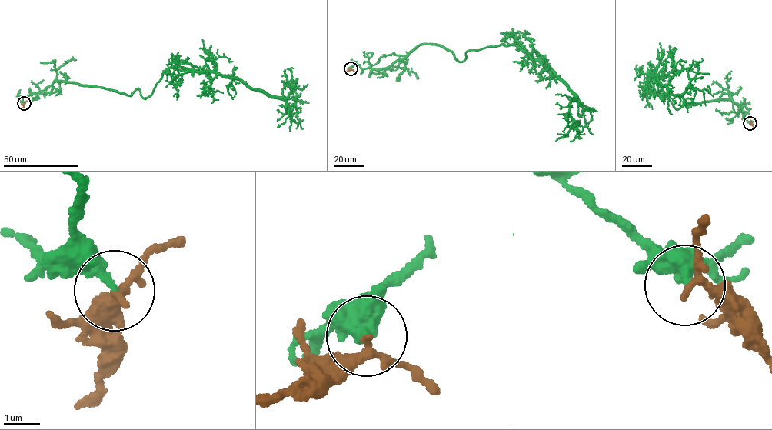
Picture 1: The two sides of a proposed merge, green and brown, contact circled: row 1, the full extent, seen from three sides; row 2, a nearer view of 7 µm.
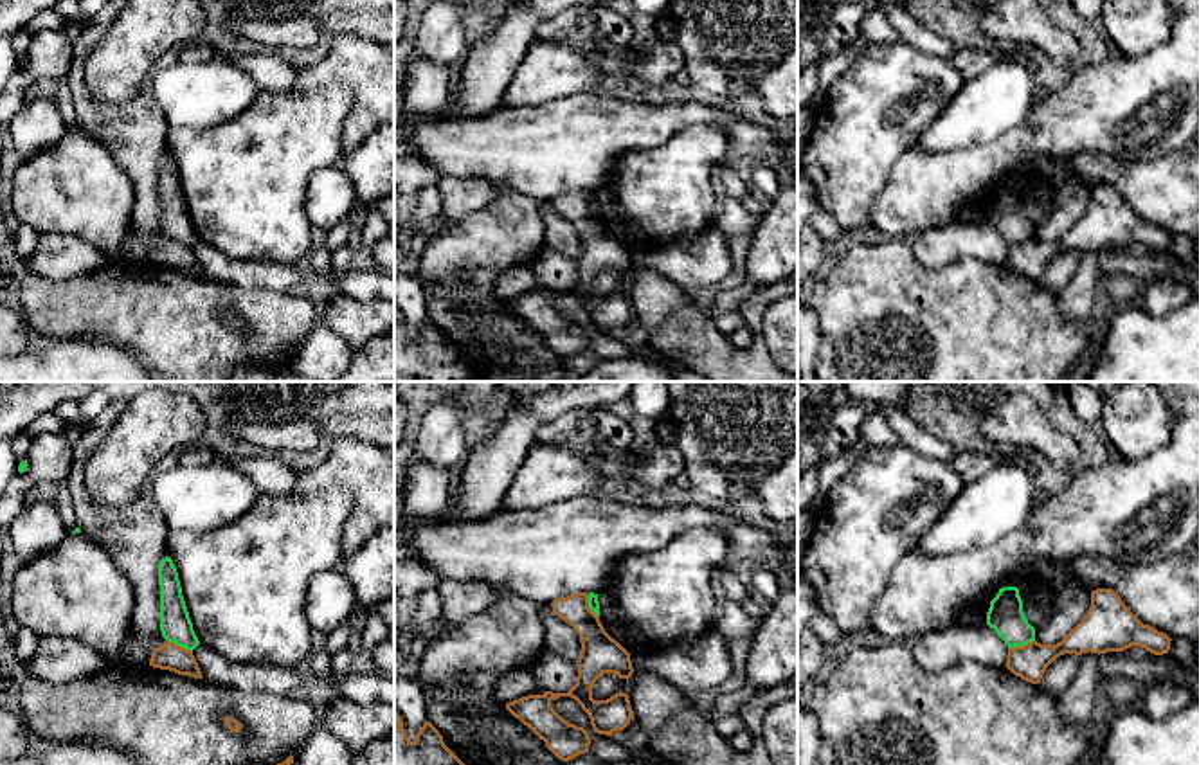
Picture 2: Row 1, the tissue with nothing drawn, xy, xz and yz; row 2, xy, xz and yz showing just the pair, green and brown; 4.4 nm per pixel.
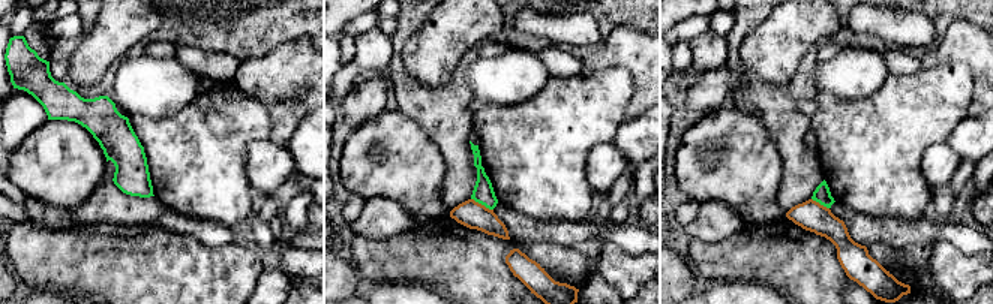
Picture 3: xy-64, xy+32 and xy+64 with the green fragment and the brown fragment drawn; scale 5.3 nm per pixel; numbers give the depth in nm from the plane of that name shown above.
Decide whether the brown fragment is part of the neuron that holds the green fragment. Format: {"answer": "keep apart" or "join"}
{"answer": "keep apart"}

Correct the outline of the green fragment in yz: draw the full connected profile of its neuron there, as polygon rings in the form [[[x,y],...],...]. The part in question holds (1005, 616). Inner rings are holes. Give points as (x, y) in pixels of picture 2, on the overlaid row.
[[[1017,587],[999,589],[990,601],[987,625],[996,630],[1008,648],[1024,646],[1035,641],[1035,628],[1024,617]]]

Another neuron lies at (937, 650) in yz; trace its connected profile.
[[[988,625],[929,630],[909,643],[915,661],[929,673],[943,673],[965,661],[994,670],[1006,668],[1008,646]]]

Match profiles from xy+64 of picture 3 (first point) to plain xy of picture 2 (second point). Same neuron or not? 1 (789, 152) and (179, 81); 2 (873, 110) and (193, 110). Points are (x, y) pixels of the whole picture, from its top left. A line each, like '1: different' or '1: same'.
1: different
2: different

